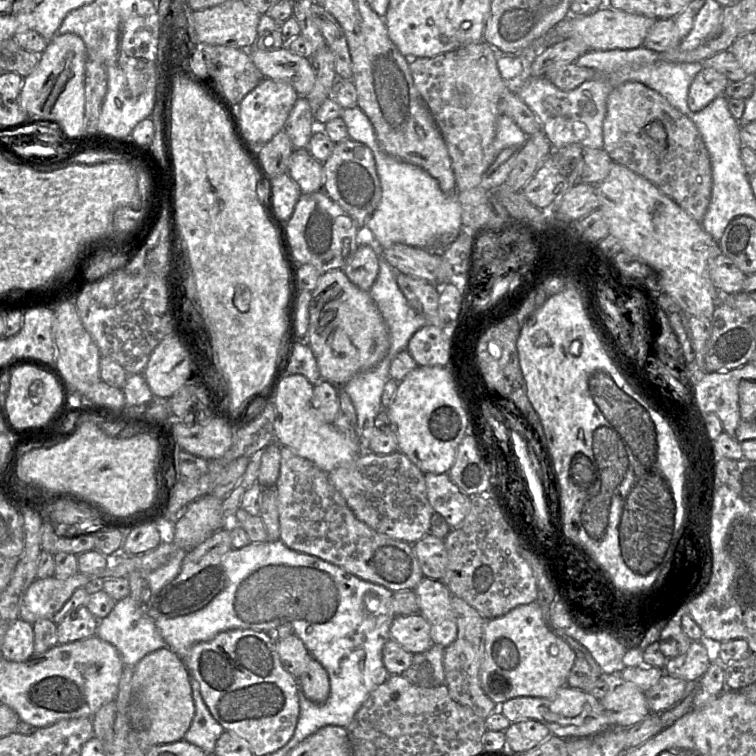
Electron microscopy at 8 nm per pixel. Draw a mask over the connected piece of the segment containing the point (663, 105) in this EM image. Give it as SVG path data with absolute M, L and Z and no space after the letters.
M625 82L614 88L607 98L603 142L604 150L614 162L649 180L696 222L701 223L712 194L710 155L695 123L673 107L664 96L640 82Z

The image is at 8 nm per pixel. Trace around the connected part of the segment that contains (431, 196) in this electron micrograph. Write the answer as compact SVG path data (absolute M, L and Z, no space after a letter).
M358 106L342 109L340 117L347 126L349 139L371 149L382 189L378 206L365 226L360 227L363 242L373 242L379 249L401 243L433 252L444 251L461 230L462 207L456 198L456 185L455 194L446 195L441 191L437 180L425 170L385 153L378 144L369 118Z

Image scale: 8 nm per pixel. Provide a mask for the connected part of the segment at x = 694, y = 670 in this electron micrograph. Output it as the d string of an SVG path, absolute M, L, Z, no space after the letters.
M692 641L682 655L667 659L664 672L672 677L688 681L698 681L710 665L707 649L699 641Z

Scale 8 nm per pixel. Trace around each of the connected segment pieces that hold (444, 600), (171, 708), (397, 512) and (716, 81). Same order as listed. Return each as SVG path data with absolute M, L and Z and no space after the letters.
M424 577L414 591L418 597L419 613L428 621L434 643L446 648L457 637L452 593L442 581L428 577Z
M169 647L144 656L133 667L132 700L140 705L147 717L147 742L150 745L184 739L195 714L190 673L184 660Z
M362 449L351 463L328 473L328 480L345 499L357 519L377 533L384 534L392 539L406 541L410 544L416 543L430 533L430 519L434 509L427 498L425 473L399 450L388 455L377 455Z
M705 66L693 79L688 94L688 106L694 112L699 112L714 99L724 95L731 81L721 72Z

